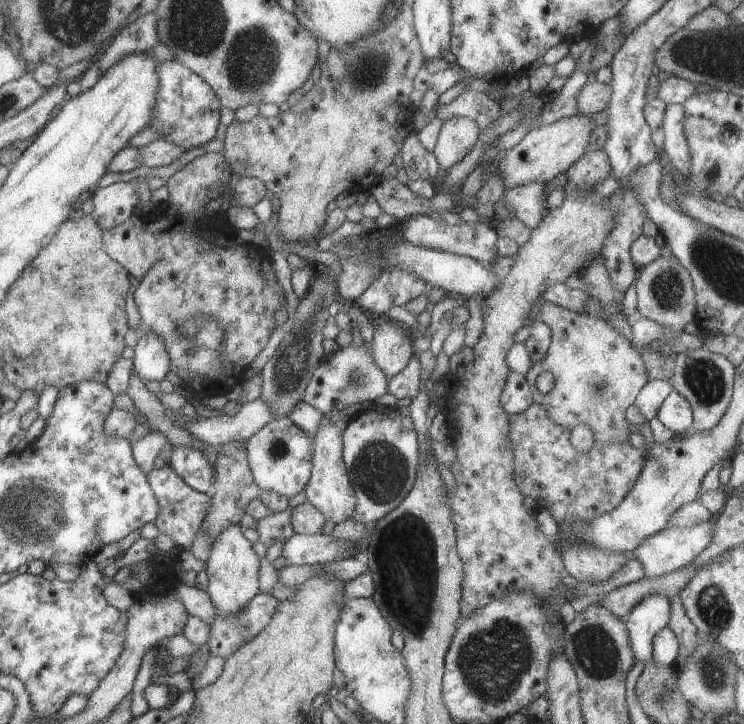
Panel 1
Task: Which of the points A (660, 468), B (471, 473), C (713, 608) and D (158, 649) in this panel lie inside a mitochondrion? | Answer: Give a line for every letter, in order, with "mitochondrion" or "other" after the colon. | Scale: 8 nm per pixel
A: mitochondrion
B: other
C: mitochondrion
D: other

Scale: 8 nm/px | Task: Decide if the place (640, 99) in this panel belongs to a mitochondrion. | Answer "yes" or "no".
no

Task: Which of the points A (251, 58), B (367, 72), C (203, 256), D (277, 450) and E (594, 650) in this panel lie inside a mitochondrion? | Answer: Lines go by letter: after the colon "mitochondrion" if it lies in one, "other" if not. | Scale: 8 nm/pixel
A: mitochondrion
B: mitochondrion
C: other
D: mitochondrion
E: mitochondrion

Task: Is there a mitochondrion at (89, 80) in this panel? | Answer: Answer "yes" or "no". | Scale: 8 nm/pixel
no

